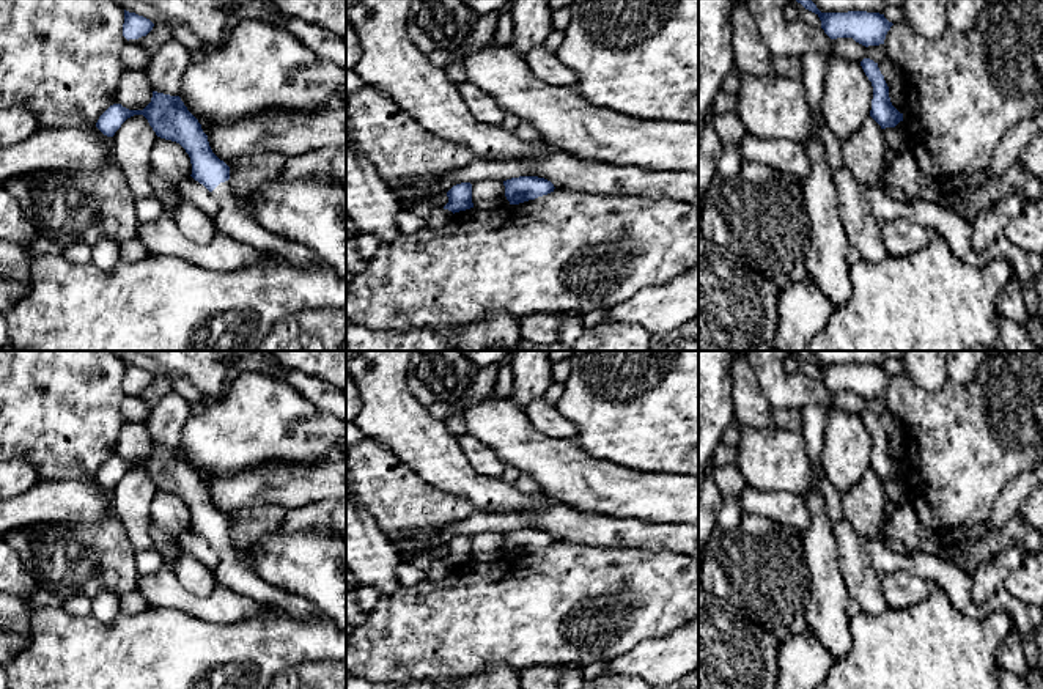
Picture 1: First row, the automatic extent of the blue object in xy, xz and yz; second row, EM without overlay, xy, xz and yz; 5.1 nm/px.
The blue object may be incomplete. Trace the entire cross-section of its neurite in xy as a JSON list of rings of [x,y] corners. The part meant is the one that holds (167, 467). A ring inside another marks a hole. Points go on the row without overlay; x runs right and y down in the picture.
[[[153,444],[151,455],[143,462],[129,462],[121,456],[113,456],[99,469],[96,480],[104,488],[113,489],[134,467],[143,467],[157,489],[176,494],[186,502],[192,516],[190,529],[219,554],[220,563],[214,571],[217,584],[282,606],[300,620],[319,612],[311,601],[271,585],[241,562],[228,533],[230,519],[212,505],[201,477],[179,448]]]

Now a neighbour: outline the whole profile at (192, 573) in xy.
[[[176,536],[176,546],[179,549],[178,560],[171,566],[181,585],[192,591],[206,595],[214,590],[216,579],[214,571],[211,571],[203,562],[201,557],[190,554],[189,551],[179,546]]]

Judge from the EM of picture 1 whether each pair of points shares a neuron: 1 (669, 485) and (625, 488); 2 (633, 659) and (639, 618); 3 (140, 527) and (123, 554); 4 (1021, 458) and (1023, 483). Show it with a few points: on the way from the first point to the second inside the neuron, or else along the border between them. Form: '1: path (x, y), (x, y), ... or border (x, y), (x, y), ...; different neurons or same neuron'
1: path (658, 488), (636, 488); same neuron
2: border (669, 634), (659, 639), (642, 639), (608, 663); different neurons
3: border (118, 519), (136, 551); different neurons
4: border (1026, 471), (1015, 475), (996, 497); different neurons

